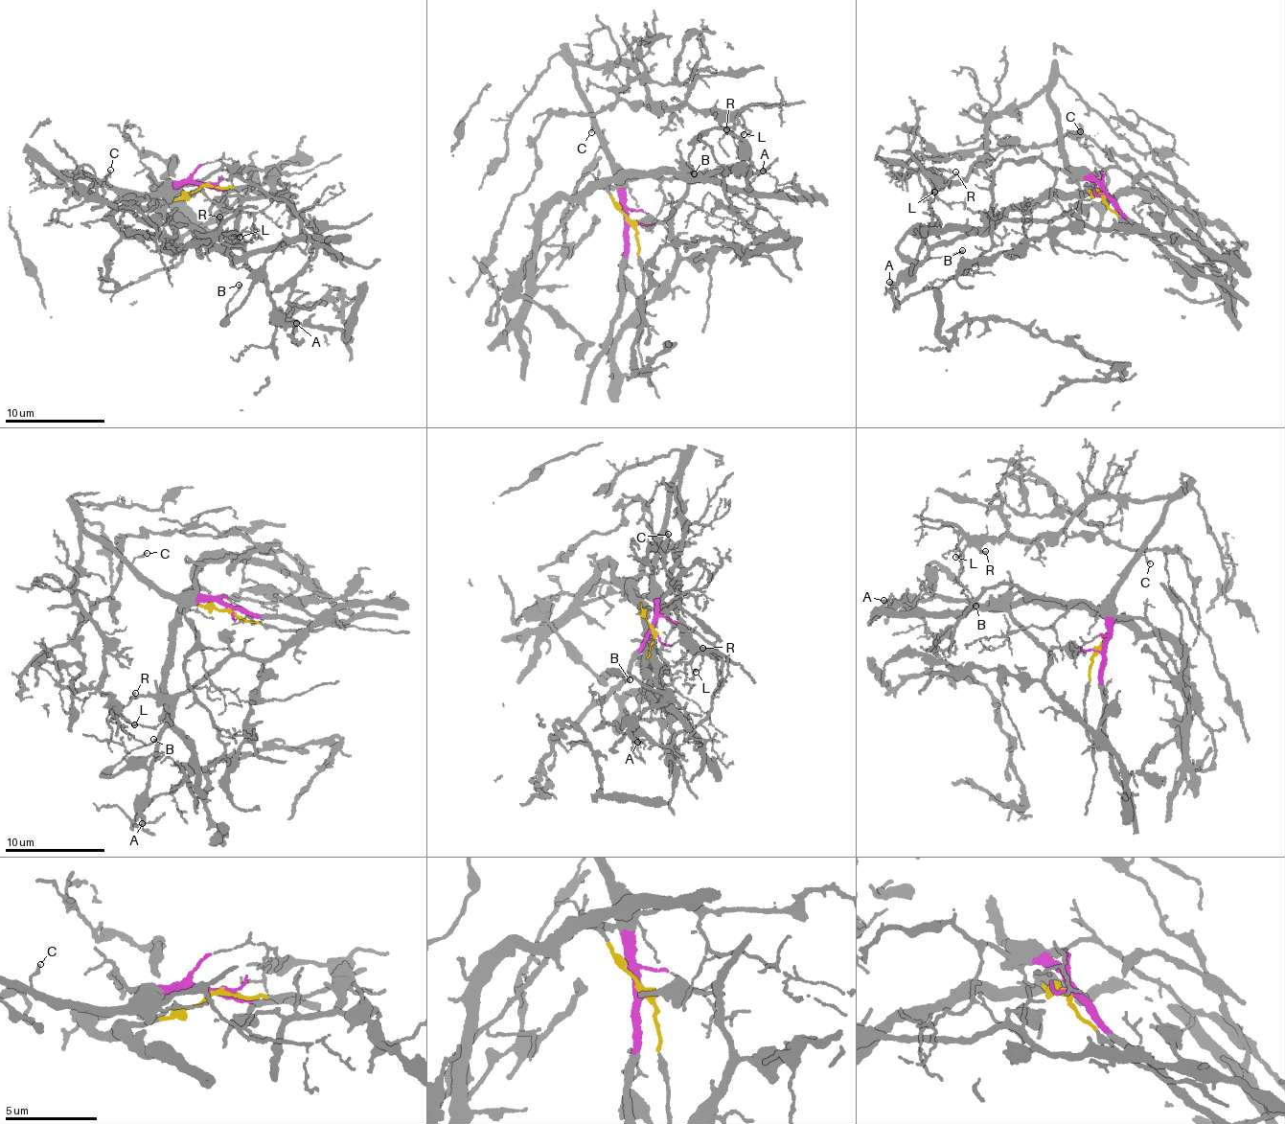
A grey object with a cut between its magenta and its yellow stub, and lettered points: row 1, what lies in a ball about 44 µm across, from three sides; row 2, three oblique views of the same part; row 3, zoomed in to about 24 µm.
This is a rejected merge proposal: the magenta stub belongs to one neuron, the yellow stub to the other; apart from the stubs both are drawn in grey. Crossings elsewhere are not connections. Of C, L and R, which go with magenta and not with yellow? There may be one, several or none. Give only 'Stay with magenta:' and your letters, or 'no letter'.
Stay with magenta: C, L, R

